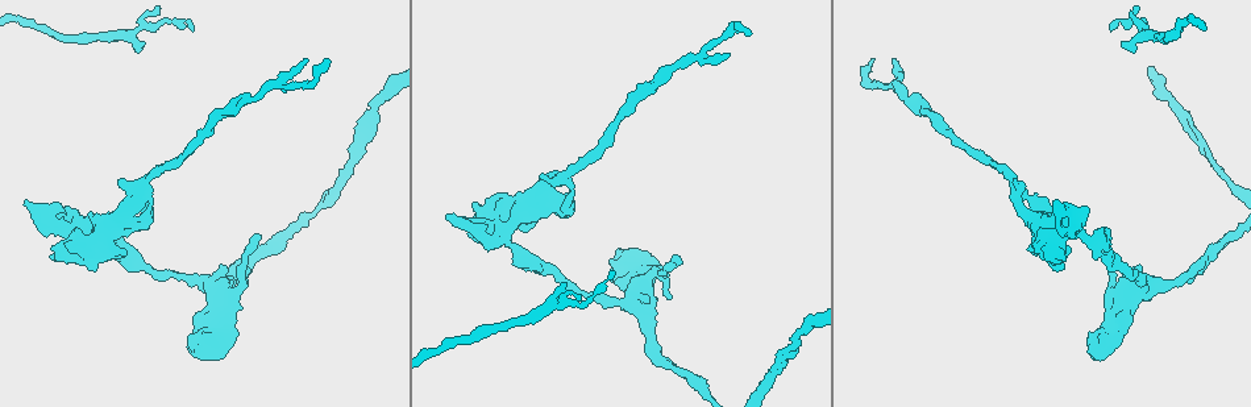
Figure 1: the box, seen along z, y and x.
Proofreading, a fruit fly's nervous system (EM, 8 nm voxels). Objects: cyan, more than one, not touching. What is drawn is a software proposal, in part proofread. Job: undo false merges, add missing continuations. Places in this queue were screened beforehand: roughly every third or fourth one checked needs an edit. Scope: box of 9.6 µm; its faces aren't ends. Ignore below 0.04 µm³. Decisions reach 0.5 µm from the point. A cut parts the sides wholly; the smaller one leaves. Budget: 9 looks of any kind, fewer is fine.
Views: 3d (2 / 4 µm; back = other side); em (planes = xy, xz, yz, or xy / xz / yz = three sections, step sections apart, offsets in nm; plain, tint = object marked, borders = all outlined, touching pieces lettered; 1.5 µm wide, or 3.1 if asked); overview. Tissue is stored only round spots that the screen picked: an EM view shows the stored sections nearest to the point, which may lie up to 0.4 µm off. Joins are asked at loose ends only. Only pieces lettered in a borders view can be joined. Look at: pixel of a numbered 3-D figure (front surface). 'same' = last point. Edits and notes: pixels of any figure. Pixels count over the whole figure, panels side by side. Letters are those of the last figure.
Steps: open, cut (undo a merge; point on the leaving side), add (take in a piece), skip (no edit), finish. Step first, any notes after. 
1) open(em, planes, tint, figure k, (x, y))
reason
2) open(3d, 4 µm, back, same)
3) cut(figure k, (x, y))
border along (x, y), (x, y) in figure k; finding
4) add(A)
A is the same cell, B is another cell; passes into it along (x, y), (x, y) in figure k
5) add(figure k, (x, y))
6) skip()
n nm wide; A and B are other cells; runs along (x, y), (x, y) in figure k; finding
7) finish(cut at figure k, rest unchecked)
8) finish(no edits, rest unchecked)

open(em, planes, tint, figure 1, (127, 254))
stops while still wide

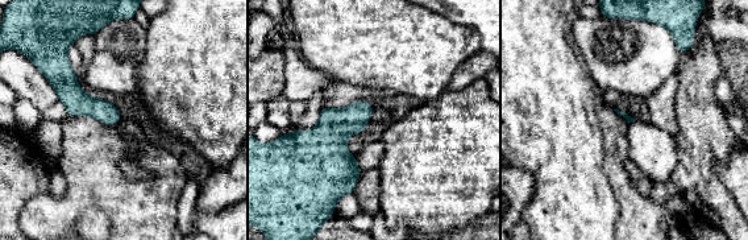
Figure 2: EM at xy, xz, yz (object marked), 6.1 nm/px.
open(em, planes, borders, same)

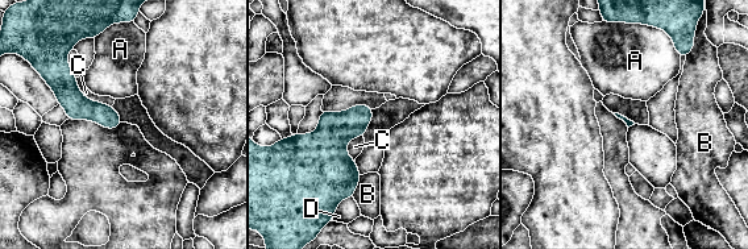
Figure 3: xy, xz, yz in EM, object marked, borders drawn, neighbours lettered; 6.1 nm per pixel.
skip()
A, B, C and D are other cells; border along (75, 78), (84, 96), (111, 106) in figure 3; none of them fits

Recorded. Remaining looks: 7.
open(em, planes, plain, figure 1, (448, 219))
an open end

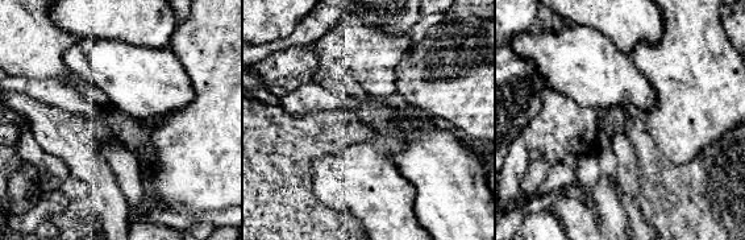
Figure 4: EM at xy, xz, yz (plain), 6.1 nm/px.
open(em, planes, tint, same)
where the object lies

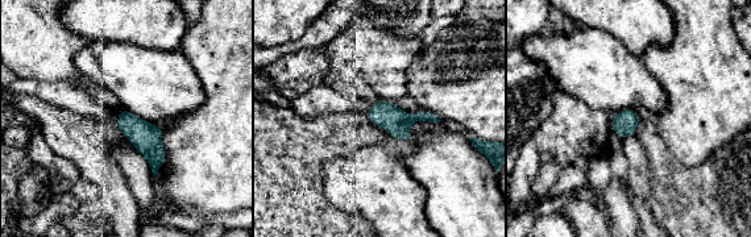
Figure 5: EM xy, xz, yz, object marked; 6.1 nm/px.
open(em, planes, borders, same)
what lies round it

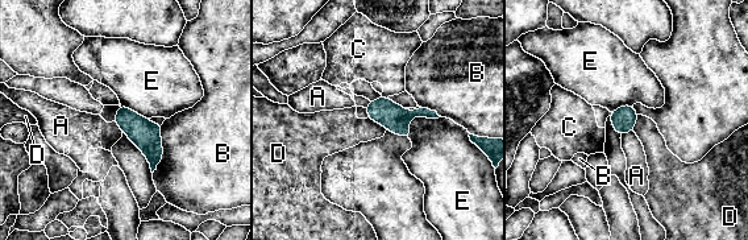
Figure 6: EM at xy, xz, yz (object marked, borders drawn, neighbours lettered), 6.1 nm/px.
skip()
B touches over 320 nm; A, B, C, D and E are other cells; border along (368, 118), (381, 123), (387, 129) in figure 6; no lettered piece goes on from it

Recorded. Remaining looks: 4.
open(em, planes, tint, figure 1, (141, 42))
an open end

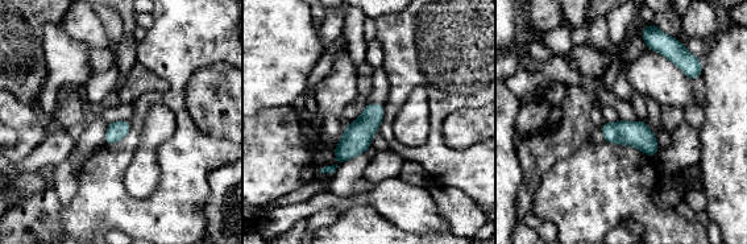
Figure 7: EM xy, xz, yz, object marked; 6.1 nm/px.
open(em, planes, borders, same)

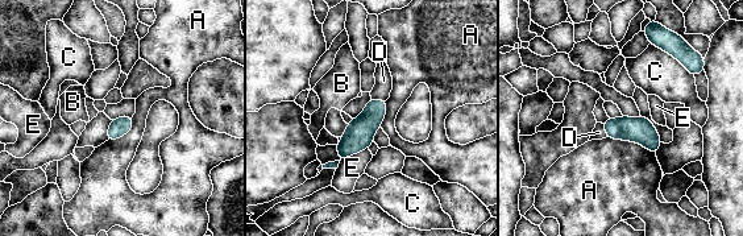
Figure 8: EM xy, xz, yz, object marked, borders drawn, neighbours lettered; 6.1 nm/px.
add(figure 8, (384, 81))
C touches over 340 nm; D is the same cell, A, B, C and E are other cells; it goes on there

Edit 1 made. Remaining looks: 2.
finish(add at figure 8, rest unchecked)

